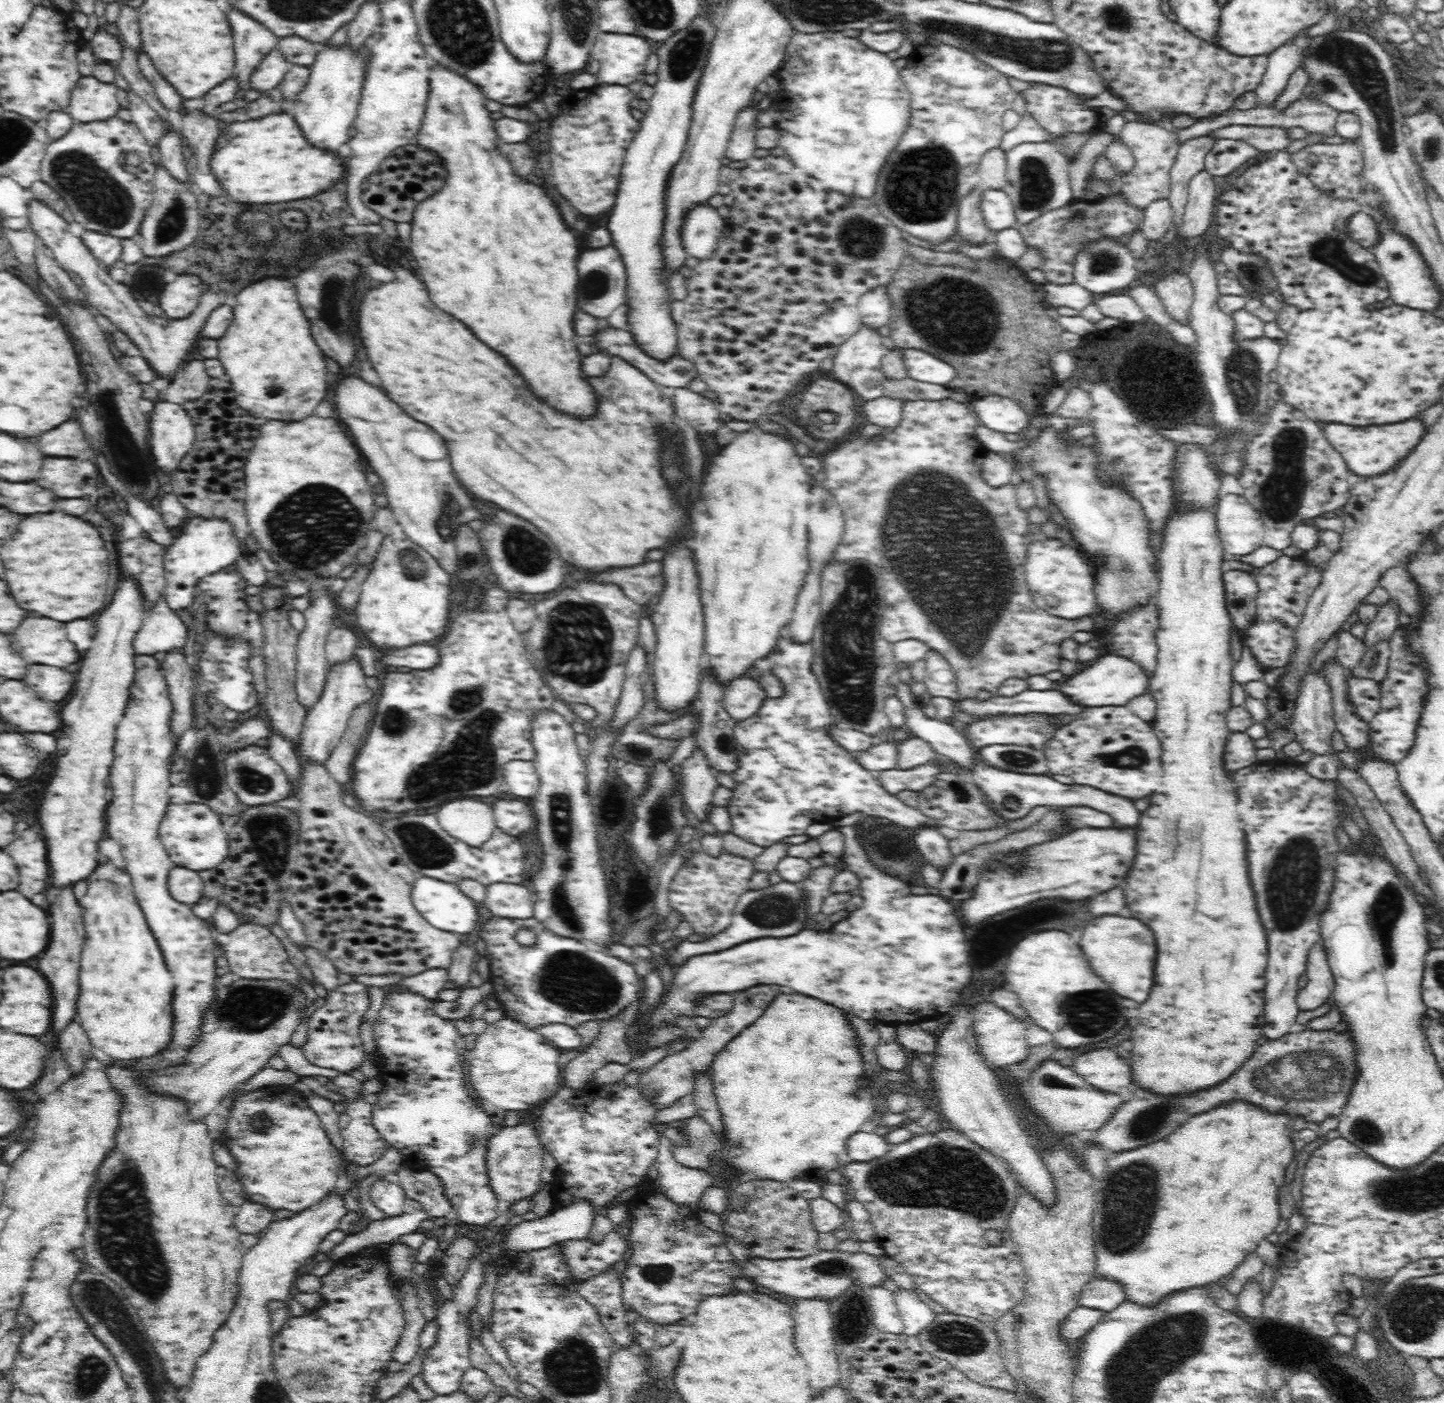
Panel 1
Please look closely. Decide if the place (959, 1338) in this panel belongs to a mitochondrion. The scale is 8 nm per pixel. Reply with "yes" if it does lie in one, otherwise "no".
yes

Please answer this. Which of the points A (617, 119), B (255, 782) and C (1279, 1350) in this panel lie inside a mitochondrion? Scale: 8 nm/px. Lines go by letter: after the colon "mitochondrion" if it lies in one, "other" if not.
A: other
B: mitochondrion
C: other

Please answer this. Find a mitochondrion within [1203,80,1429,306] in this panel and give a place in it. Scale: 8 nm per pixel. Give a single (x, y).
(1329, 249)

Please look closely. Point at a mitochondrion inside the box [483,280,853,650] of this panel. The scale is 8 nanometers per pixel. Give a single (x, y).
(527, 553)

